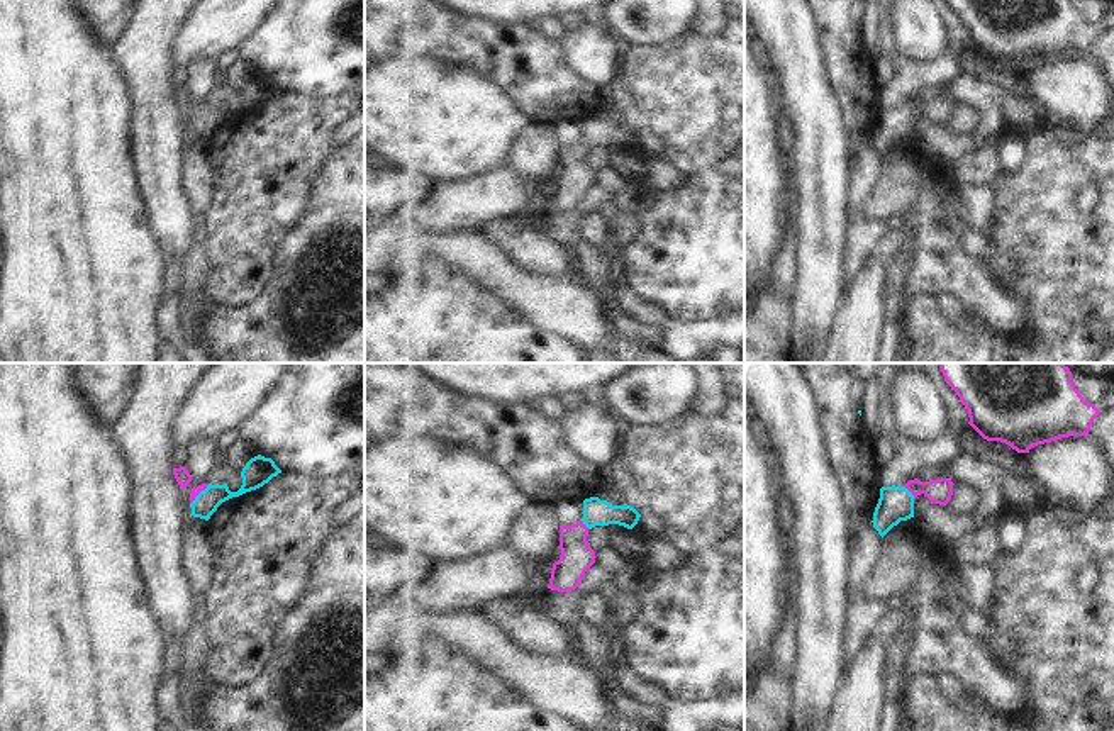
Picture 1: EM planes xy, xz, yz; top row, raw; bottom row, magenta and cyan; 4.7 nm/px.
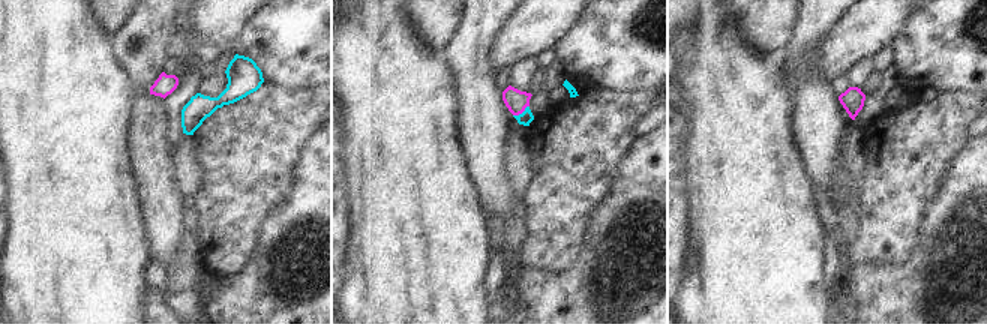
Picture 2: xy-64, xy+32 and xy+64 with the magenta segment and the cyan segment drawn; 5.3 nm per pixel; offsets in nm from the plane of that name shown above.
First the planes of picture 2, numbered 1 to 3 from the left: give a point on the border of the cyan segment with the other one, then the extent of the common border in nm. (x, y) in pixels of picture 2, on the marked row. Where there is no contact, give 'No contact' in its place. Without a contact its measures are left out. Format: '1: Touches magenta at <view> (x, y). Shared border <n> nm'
1: No contact
2: Touches magenta at xy+32 (521, 113). Shared border 110 nm
3: No contact.

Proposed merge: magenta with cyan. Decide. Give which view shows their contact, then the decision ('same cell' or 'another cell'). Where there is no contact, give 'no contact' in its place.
meets magenta in yz; same cell

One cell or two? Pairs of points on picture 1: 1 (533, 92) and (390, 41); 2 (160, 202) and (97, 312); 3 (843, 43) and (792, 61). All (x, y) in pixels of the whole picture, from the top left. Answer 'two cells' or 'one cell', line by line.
1: one cell
2: two cells
3: two cells

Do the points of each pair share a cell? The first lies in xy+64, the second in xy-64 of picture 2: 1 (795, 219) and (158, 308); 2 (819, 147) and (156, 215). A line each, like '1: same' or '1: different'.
1: different
2: same

